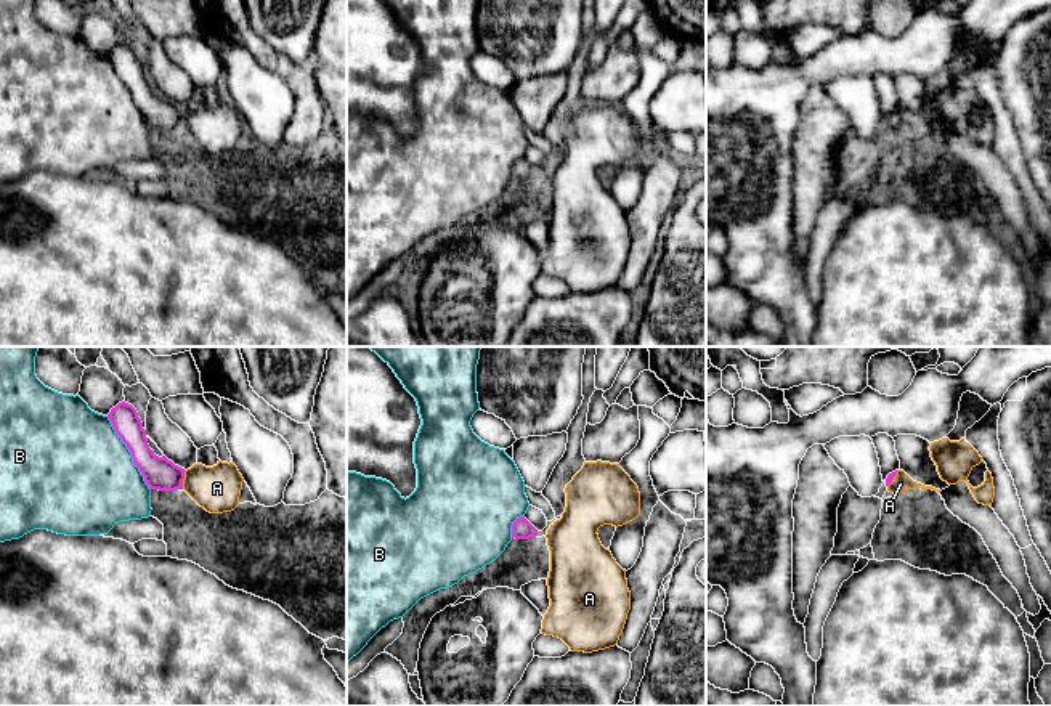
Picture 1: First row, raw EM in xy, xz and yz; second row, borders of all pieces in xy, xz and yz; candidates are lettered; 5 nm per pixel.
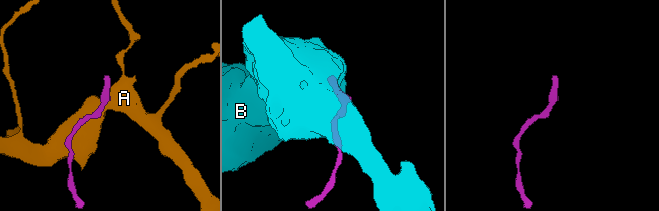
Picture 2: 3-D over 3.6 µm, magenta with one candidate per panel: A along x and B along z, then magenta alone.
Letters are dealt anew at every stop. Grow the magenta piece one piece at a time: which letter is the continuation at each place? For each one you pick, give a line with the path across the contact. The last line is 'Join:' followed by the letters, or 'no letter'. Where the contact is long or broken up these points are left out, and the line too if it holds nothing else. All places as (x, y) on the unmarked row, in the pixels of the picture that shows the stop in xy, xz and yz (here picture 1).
A: Path across: xy (161, 114), (182, 121), (194, 121), (217, 129)
Join: A

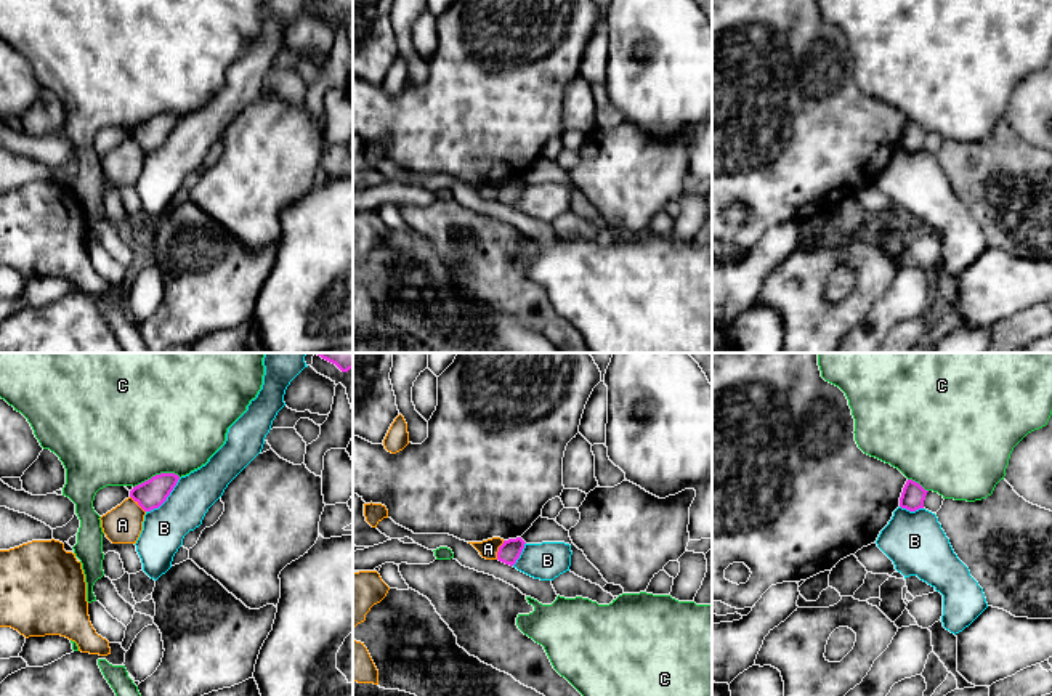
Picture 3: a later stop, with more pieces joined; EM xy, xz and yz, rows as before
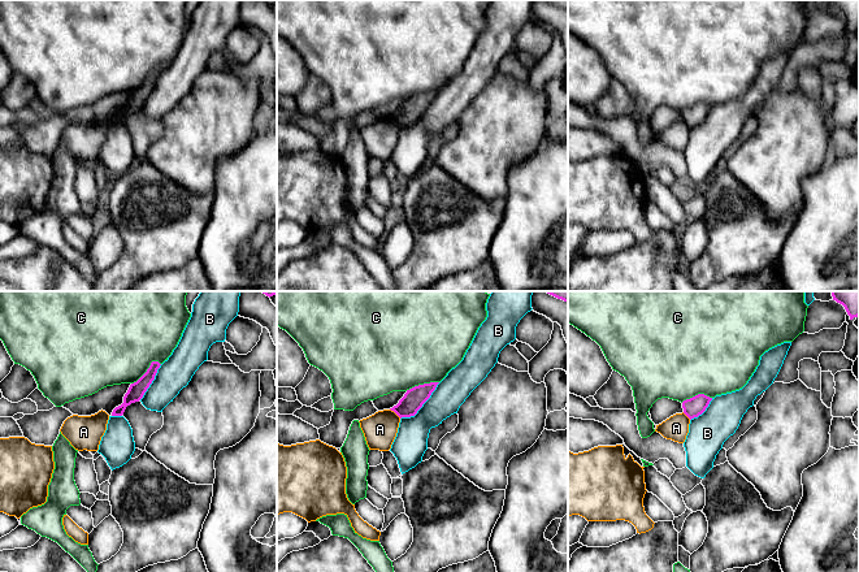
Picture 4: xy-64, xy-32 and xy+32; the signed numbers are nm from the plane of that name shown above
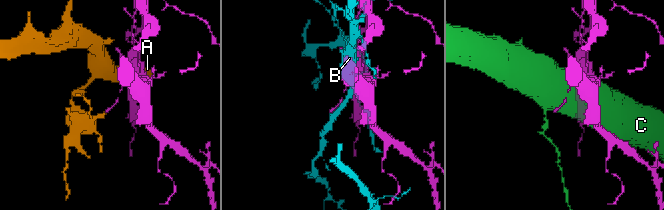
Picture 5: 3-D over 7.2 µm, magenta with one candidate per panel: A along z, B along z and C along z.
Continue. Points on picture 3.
Join: no letter

